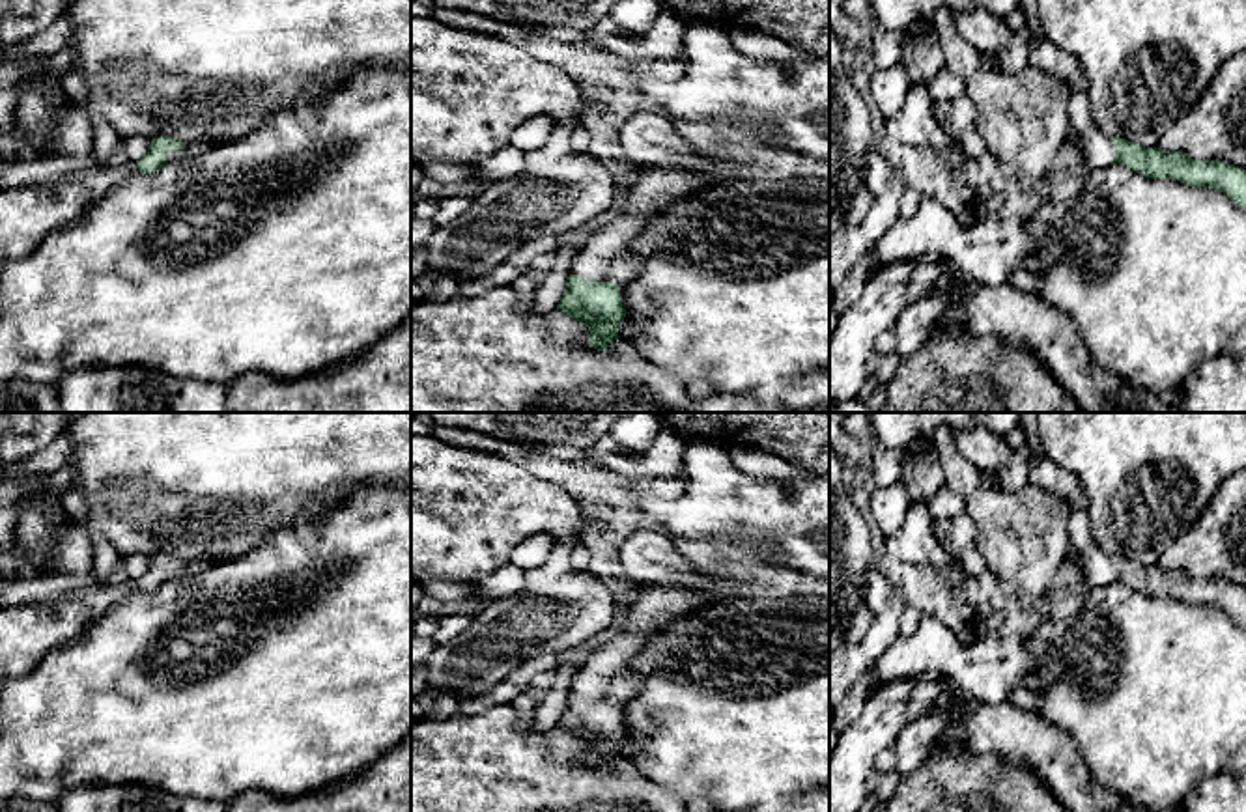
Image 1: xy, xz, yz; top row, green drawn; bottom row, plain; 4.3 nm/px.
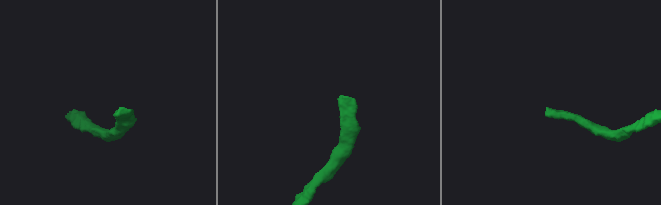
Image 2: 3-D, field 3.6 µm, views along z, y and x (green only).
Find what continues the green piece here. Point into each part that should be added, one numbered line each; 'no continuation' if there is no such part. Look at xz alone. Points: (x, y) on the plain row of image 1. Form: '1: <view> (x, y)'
1: xz (665, 587)

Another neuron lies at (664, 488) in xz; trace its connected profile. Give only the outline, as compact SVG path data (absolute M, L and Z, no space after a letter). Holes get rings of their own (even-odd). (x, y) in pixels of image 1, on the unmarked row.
M680 470L671 478L641 478L628 483L628 489L635 498L639 495L650 495L658 498L678 498L686 489L686 472Z

